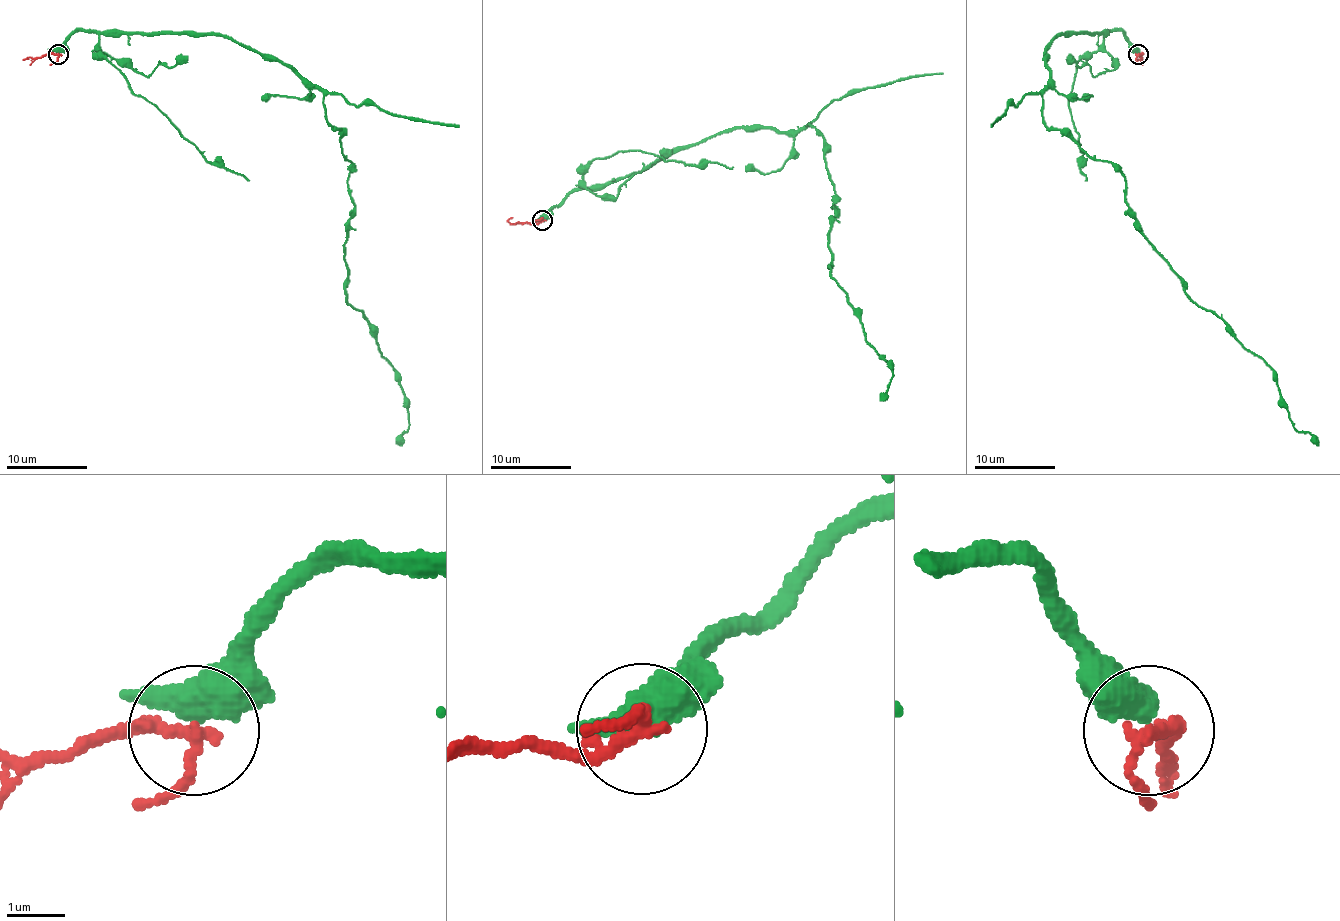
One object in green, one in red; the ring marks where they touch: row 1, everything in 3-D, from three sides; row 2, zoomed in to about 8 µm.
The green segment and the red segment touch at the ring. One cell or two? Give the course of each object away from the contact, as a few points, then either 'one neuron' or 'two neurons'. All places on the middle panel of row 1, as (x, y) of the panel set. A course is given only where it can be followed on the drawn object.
course green (542, 221), (571, 192), (733, 128), (809, 124), (838, 211), (830, 275), (892, 371), (884, 401); course red (542, 221), (510, 223), (512, 217); two neurons

